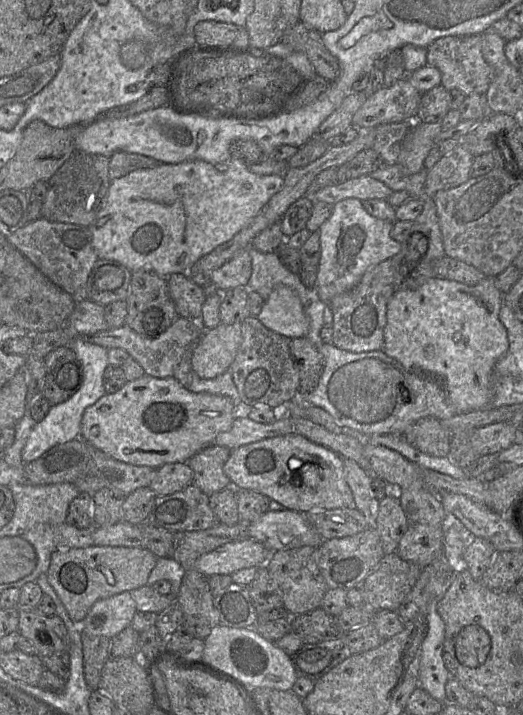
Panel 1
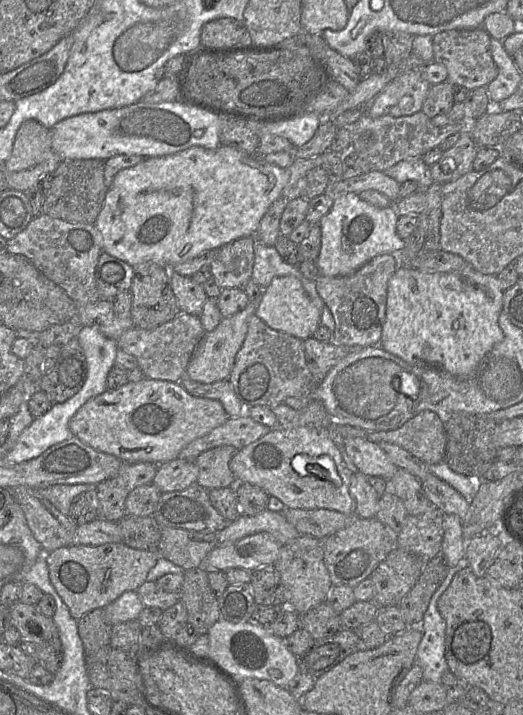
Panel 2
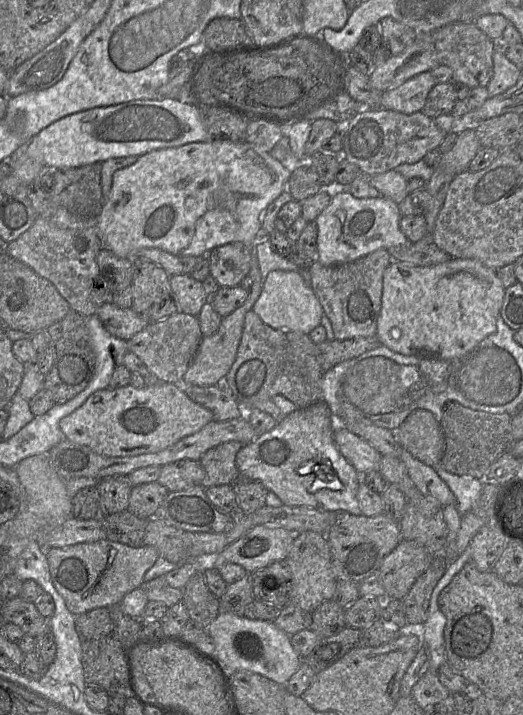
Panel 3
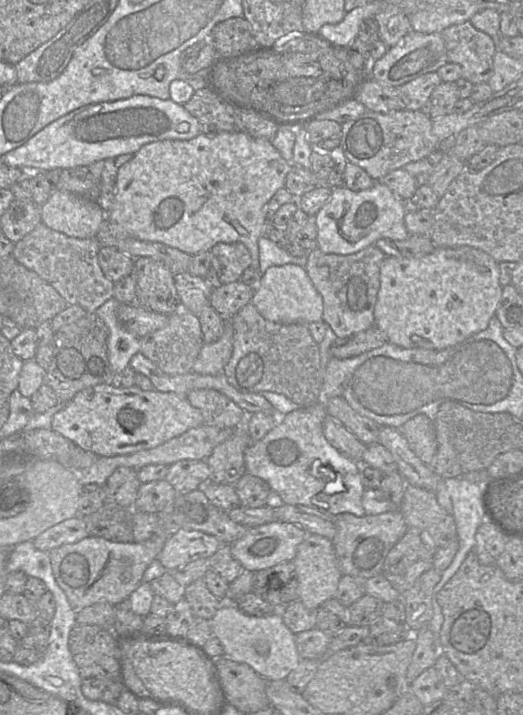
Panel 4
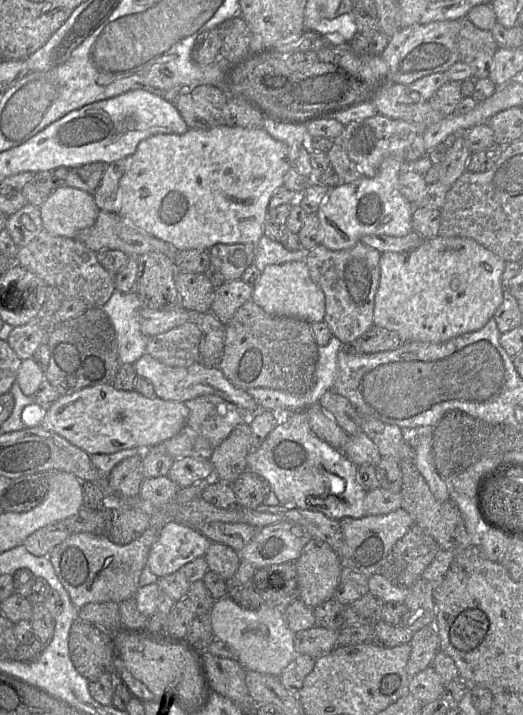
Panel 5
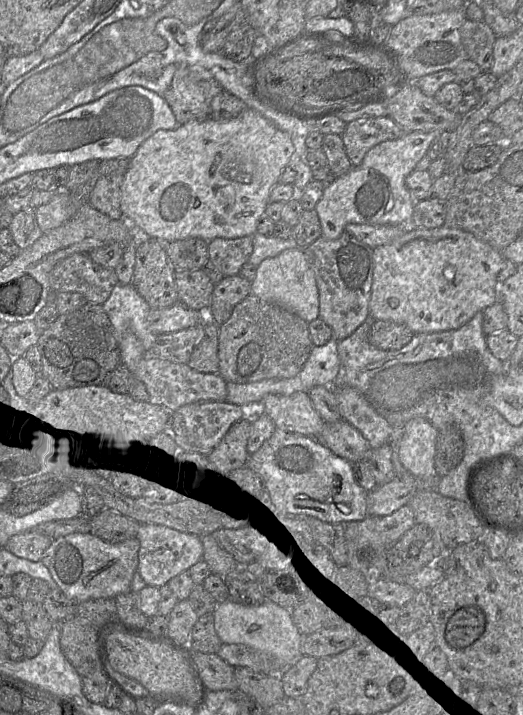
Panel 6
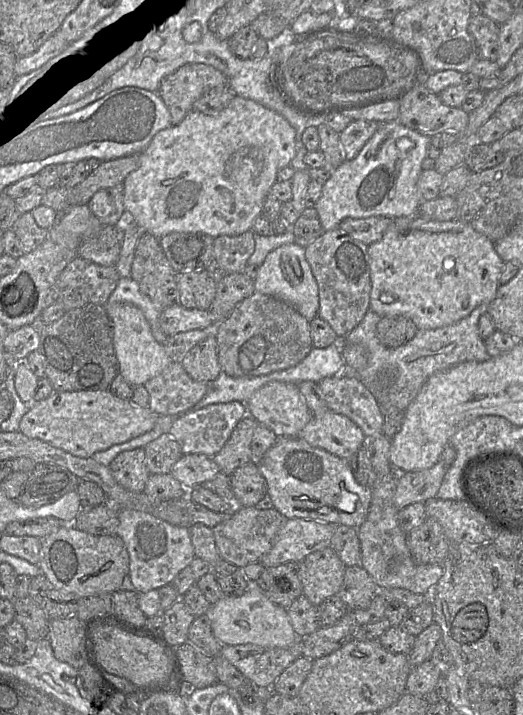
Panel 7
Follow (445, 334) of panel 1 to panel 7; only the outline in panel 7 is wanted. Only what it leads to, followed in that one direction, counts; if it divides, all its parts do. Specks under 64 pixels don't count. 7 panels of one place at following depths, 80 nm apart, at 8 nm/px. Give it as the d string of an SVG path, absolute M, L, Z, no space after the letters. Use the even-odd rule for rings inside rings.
M415 214L411 217L393 218L381 240L368 245L371 292L369 309L380 317L402 315L410 318L418 330L436 329L452 325L467 317L477 306L489 304L496 297L500 286L499 278L504 268L505 262L497 254L494 243L488 237L477 232L470 224L458 219L450 221L435 221L424 219Z

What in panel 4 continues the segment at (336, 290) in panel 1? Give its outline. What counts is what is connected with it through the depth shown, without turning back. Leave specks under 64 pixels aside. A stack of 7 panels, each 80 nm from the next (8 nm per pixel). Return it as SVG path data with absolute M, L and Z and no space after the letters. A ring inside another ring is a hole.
M376 181L370 189L352 191L345 186L331 188L331 197L316 214L318 248L327 254L350 255L374 245L382 238L405 240L409 232L404 217L404 200Z

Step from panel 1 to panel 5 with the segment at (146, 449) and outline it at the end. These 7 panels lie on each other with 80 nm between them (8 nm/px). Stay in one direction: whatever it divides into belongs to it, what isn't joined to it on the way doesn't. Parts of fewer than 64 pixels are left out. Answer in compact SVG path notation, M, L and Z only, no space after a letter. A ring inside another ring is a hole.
M111 384L84 388L60 396L47 410L41 426L58 434L89 455L111 454L124 449L148 449L186 427L189 410L184 403L147 398L136 392L117 390Z

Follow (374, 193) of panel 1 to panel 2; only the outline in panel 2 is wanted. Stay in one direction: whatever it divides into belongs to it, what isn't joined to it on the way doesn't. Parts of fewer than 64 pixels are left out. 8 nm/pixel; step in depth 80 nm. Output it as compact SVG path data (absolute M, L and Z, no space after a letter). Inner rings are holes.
M371 170L368 173L329 183L324 194L336 199L346 193L358 194L365 190L376 190L387 196L393 203L399 200L401 184L383 171Z

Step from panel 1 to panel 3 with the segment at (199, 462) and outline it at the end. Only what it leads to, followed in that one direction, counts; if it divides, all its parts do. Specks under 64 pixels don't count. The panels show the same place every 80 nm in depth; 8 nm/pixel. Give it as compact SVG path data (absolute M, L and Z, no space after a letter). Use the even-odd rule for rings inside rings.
M230 441L208 450L199 460L205 470L201 485L209 488L237 483L240 473L236 466L236 455L242 447L243 444L238 441Z

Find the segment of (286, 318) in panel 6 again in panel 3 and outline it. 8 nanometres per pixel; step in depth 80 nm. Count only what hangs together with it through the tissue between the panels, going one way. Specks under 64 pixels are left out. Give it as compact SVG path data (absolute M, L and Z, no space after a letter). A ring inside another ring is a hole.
M252 309L245 315L236 359L224 379L224 387L244 408L272 400L275 395L287 398L298 408L306 408L321 400L325 373L316 359L315 345L308 334L270 327Z

